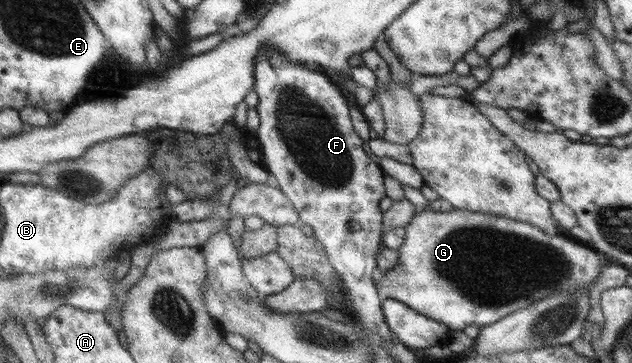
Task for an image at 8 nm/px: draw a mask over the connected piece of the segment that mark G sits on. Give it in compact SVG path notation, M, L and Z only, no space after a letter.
M426 208L420 213L415 213L412 220L408 223L408 226L405 226L405 239L398 250L398 256L400 256L400 258L398 258L398 265L396 265L396 267L380 276L380 279L376 280L376 278L374 278L374 284L379 294L382 294L382 296L385 295L386 299L398 300L398 302L406 304L406 306L413 308L416 312L419 312L419 314L443 323L447 326L449 331L464 331L467 326L472 324L484 326L496 323L498 320L504 318L504 316L512 314L512 312L516 312L521 308L526 308L530 306L530 304L542 301L552 295L558 295L558 293L574 294L574 292L578 292L580 289L590 290L590 287L596 283L596 279L600 276L602 267L608 262L608 258L606 258L603 253L599 254L599 252L595 251L590 245L582 244L572 238L568 239L557 234L550 236L536 226L509 219L508 217L460 210L459 208L455 208L452 212L434 212Z

